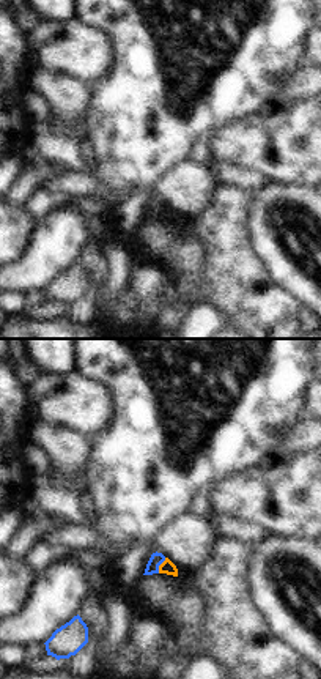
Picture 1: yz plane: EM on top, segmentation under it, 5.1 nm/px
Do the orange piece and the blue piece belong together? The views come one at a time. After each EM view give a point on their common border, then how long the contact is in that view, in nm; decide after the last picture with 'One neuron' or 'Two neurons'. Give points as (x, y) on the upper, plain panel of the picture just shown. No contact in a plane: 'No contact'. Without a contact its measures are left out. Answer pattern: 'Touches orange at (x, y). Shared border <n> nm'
Touches orange at (159, 213). Shared border 90 nm.

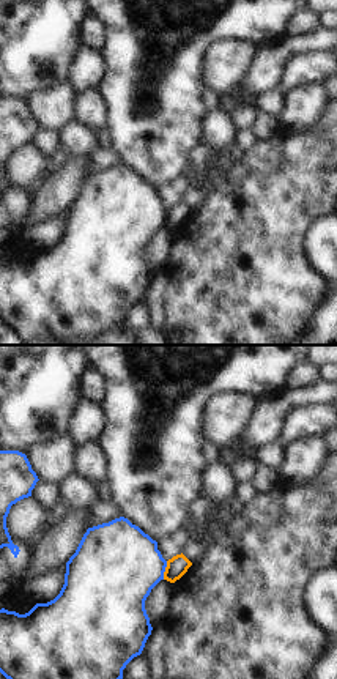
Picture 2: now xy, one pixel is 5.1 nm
Touches orange at (166, 218). Shared border 100 nm.

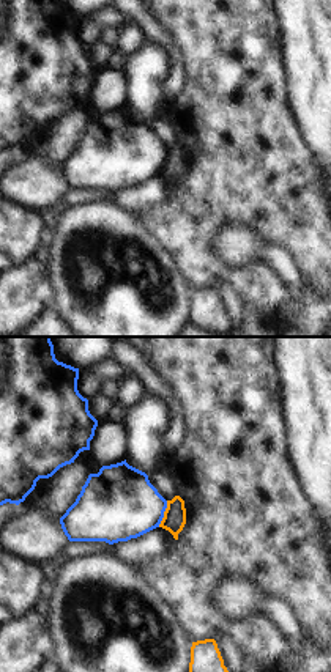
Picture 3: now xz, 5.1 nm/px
Touches orange at (164, 161). Shared border 140 nm.

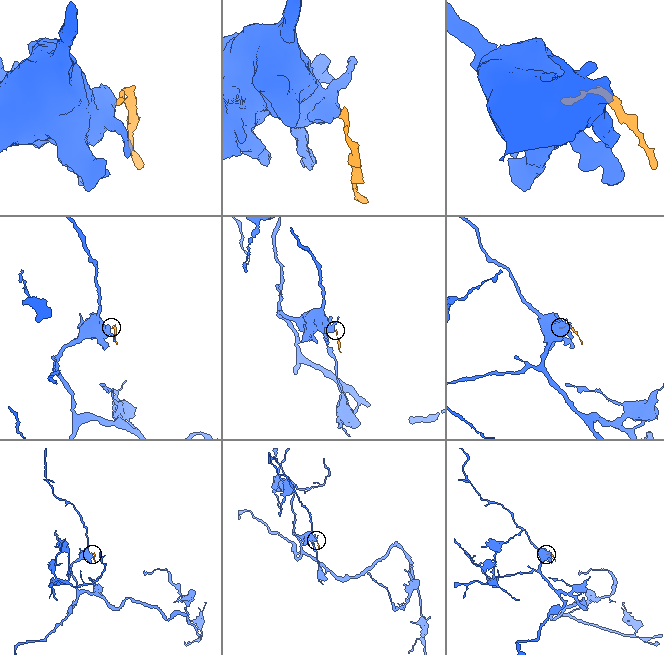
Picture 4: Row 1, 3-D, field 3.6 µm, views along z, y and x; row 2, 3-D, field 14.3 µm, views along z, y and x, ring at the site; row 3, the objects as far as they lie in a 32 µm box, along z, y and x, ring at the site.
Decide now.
Two neurons.

